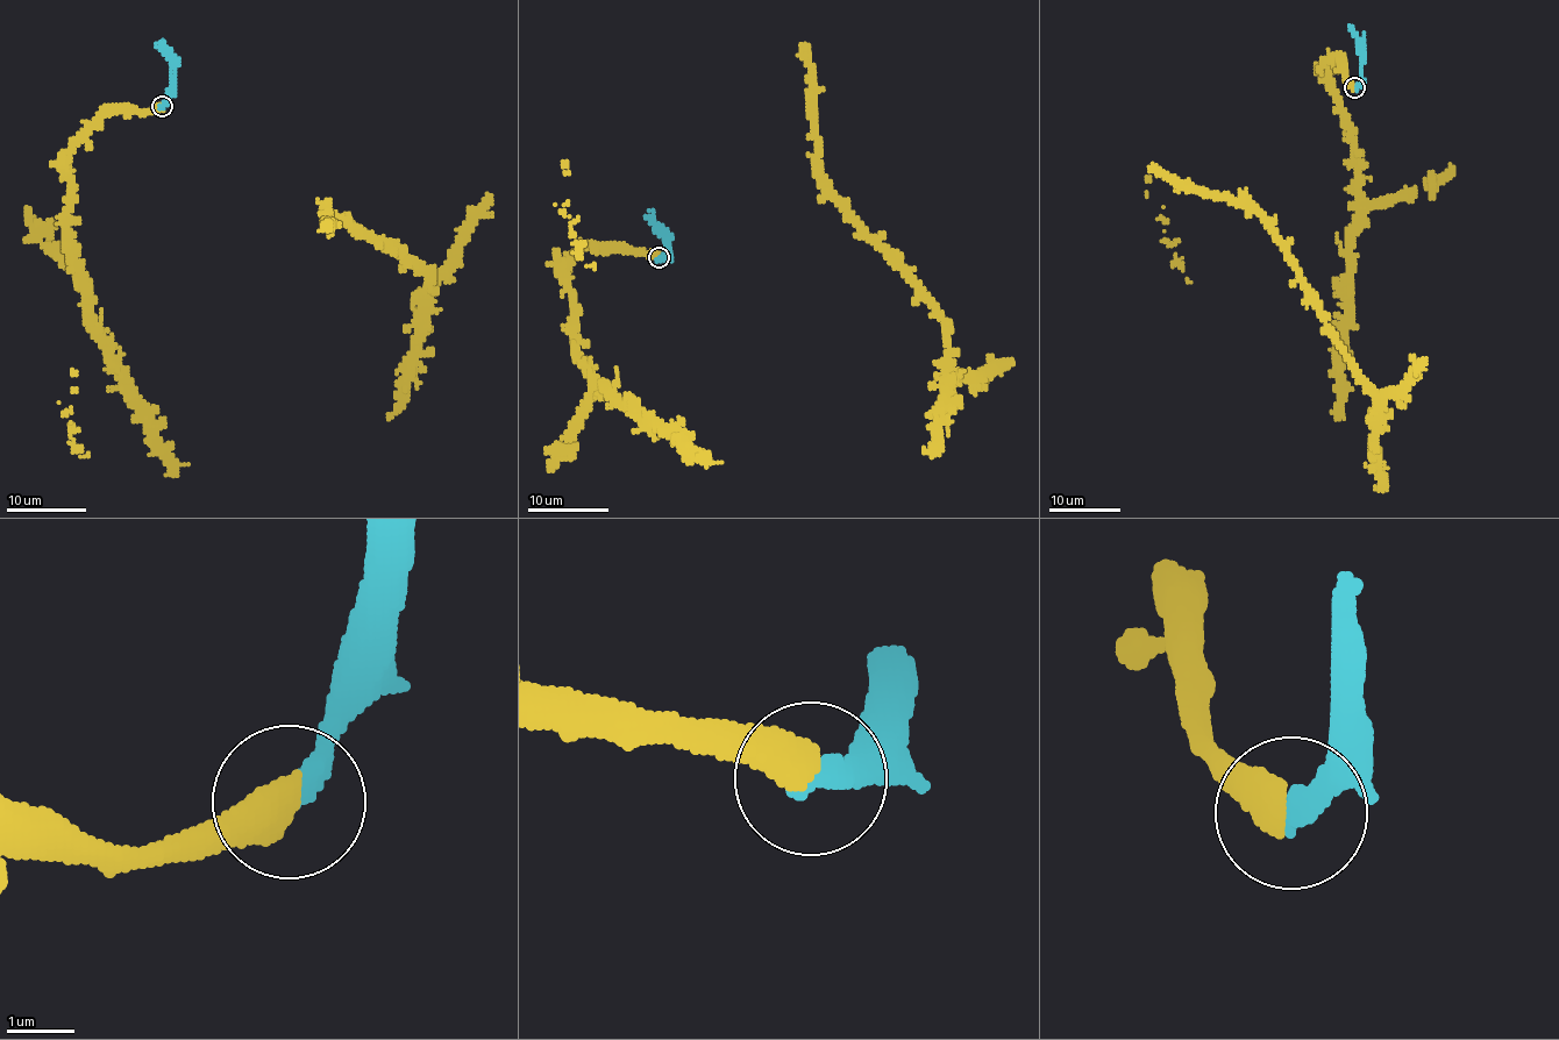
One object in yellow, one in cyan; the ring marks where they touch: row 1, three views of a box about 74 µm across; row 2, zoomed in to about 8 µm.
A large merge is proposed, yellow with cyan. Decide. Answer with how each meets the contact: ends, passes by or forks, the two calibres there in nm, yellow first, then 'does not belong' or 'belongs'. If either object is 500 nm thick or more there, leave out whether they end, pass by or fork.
550 nm thick on the yellow side, 360 nm on the other; belongs

